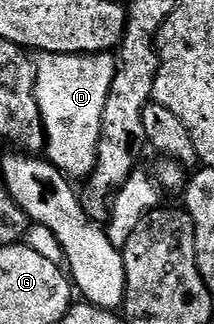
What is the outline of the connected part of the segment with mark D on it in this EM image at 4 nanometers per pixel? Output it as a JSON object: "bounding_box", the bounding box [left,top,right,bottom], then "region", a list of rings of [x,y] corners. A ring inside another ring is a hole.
{"bounding_box":[36,53,118,178],"region":[[[43,53],[36,61],[36,103],[46,133],[45,156],[63,175],[89,178],[94,171],[108,87],[118,66],[115,54]]]}

